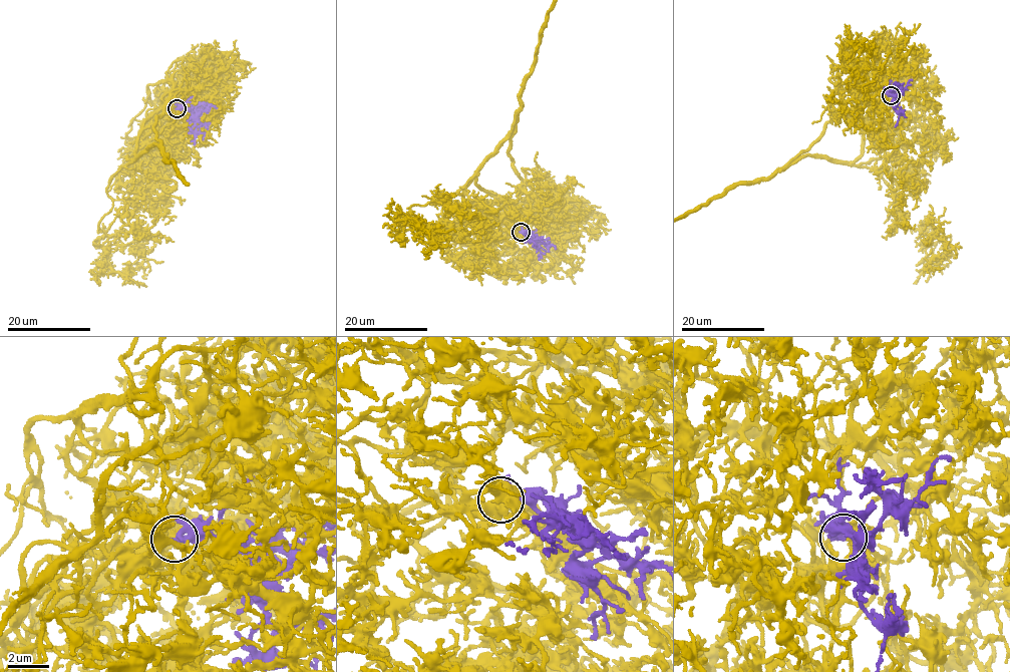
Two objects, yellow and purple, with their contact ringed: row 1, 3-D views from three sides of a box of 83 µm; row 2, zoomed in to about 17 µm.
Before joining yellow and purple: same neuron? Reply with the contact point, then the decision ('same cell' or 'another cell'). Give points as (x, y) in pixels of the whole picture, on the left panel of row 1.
(177, 108) | same cell

